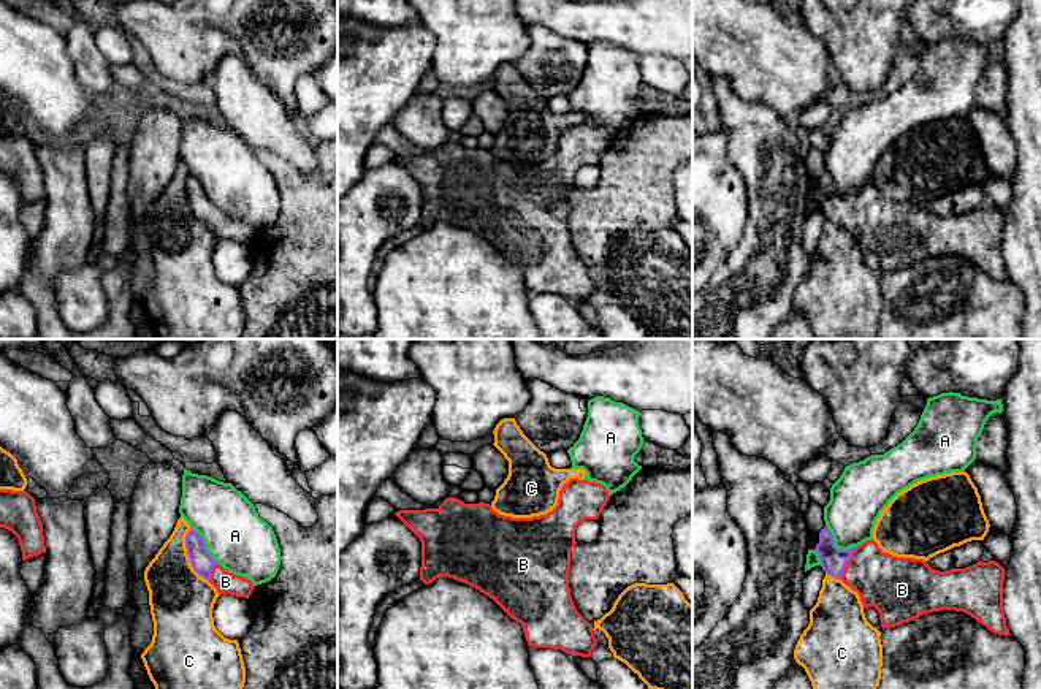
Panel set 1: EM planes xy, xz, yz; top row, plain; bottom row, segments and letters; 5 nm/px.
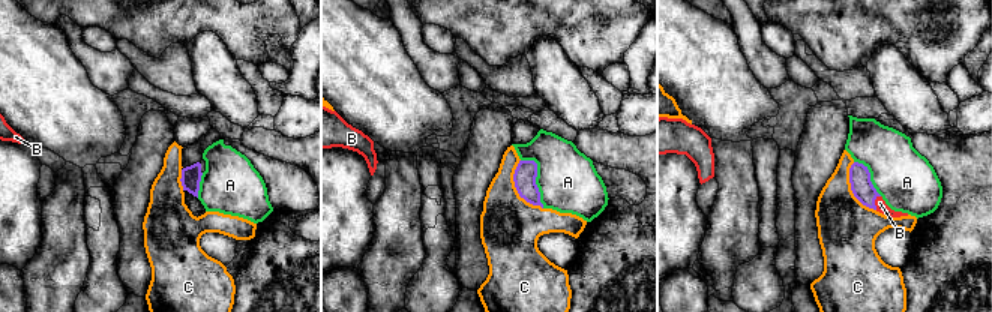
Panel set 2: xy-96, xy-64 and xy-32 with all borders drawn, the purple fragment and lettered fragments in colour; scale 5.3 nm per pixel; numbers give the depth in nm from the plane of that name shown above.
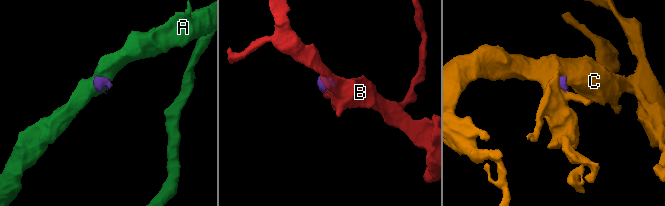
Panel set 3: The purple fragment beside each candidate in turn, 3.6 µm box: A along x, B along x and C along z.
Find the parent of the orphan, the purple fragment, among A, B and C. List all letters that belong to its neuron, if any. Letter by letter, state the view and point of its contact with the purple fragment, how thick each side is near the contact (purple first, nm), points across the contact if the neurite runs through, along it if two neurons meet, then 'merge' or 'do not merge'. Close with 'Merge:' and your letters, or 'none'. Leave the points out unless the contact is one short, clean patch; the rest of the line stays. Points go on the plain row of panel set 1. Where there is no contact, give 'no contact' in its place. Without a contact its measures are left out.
A: contact yz (834, 190); calibres 130 and 280 nm; border yz (826, 170), (838, 194), (856, 192); do not merge
B: contact yz (846, 208); calibres 130 and 280 nm; way yz (834, 206), (846, 208), (867, 214), (889, 228); merge
C: contact xy (189, 201); calibres 110 and 320 nm; border xy (189, 175), (186, 181), (189, 208), (208, 227); do not merge
Merge: B

